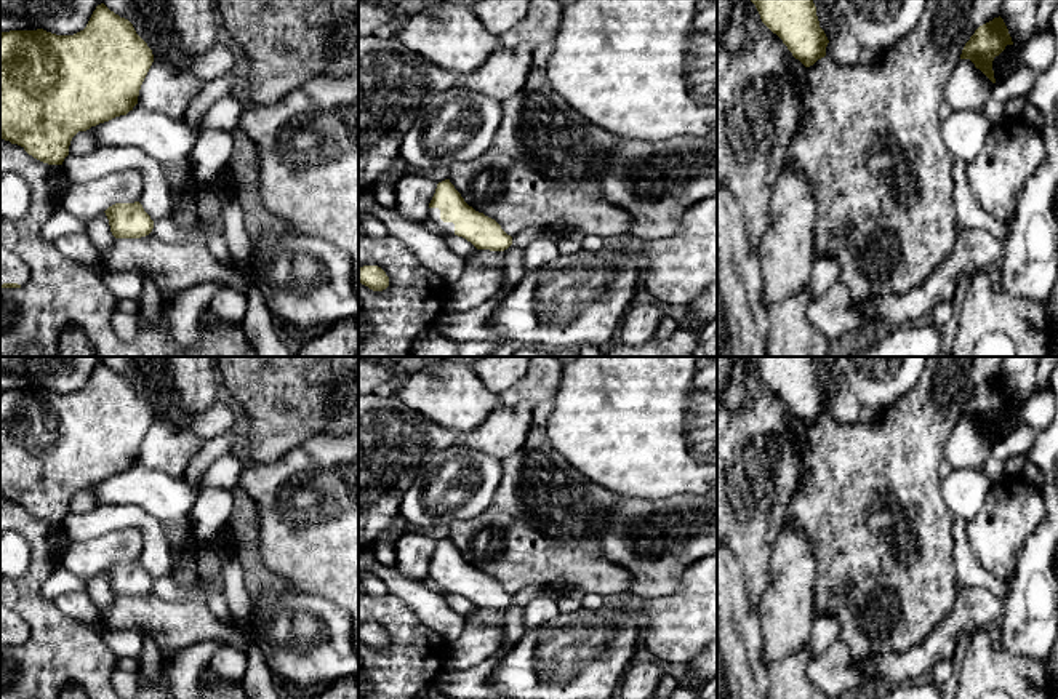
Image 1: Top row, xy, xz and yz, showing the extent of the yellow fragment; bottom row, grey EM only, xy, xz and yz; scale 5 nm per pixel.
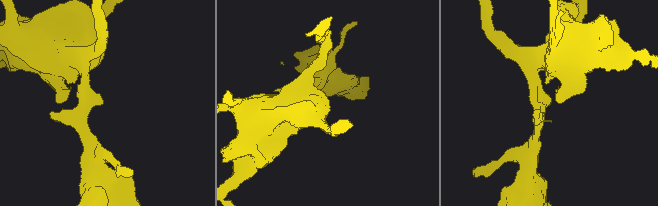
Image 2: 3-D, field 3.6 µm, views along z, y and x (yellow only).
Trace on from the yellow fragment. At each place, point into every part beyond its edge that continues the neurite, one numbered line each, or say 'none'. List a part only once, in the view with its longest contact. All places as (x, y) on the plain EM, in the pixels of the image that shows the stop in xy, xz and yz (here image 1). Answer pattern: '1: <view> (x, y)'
1: xz (432, 571)

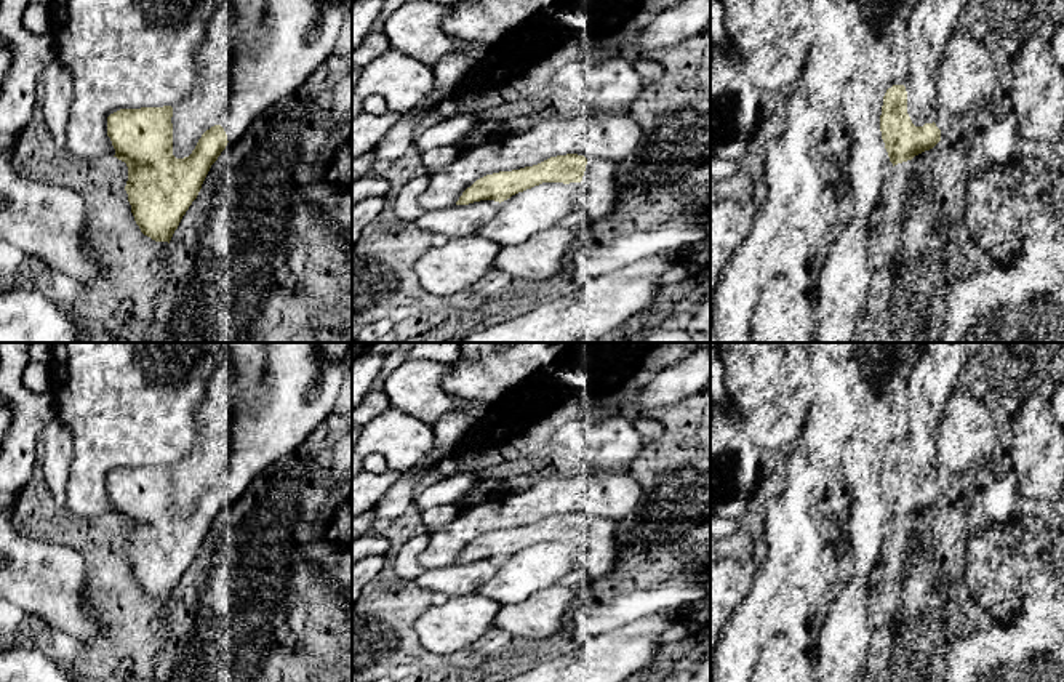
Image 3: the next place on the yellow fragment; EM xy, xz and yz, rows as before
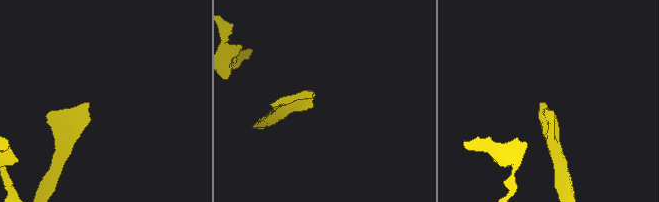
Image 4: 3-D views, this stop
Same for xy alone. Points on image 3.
1: xy (301, 391)

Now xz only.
1: xz (599, 545)

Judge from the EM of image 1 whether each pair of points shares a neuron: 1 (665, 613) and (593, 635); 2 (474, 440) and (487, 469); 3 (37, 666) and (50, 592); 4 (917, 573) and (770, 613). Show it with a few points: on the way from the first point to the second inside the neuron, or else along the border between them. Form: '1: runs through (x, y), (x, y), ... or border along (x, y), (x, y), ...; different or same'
1: border along (639, 610), (645, 618), (641, 642); different
2: border along (461, 443), (492, 455), (500, 461); different
3: border along (60, 565), (40, 587), (40, 594), (48, 602); different
4: border along (817, 565), (813, 611); different

